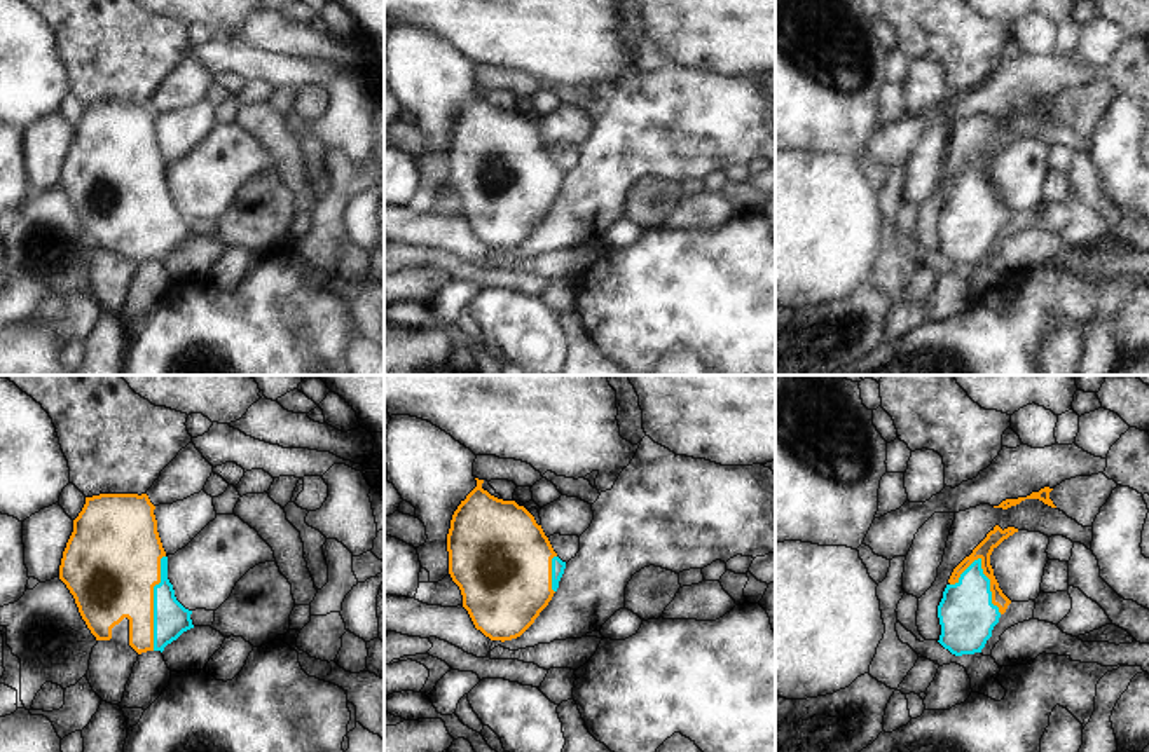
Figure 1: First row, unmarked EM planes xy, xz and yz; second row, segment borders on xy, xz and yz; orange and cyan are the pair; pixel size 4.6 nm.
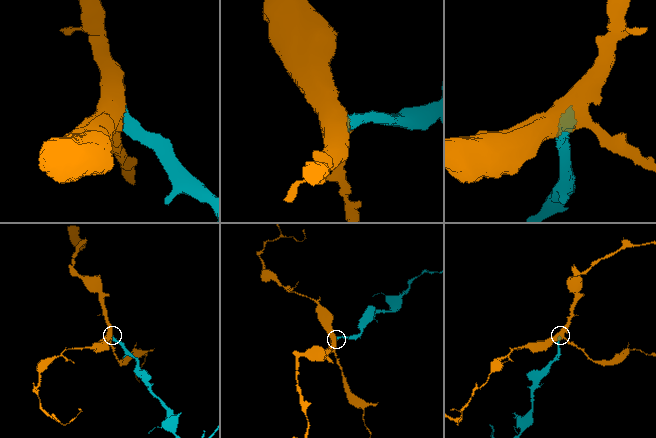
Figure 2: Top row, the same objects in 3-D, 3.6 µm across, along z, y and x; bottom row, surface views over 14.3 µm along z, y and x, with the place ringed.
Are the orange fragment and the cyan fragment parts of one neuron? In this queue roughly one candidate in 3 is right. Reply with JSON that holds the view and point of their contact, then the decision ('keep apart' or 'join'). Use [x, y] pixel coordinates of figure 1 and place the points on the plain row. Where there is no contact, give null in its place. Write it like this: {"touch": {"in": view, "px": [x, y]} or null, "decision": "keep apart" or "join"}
{"touch": {"in": "xy", "px": [152, 211]}, "decision": "join"}

